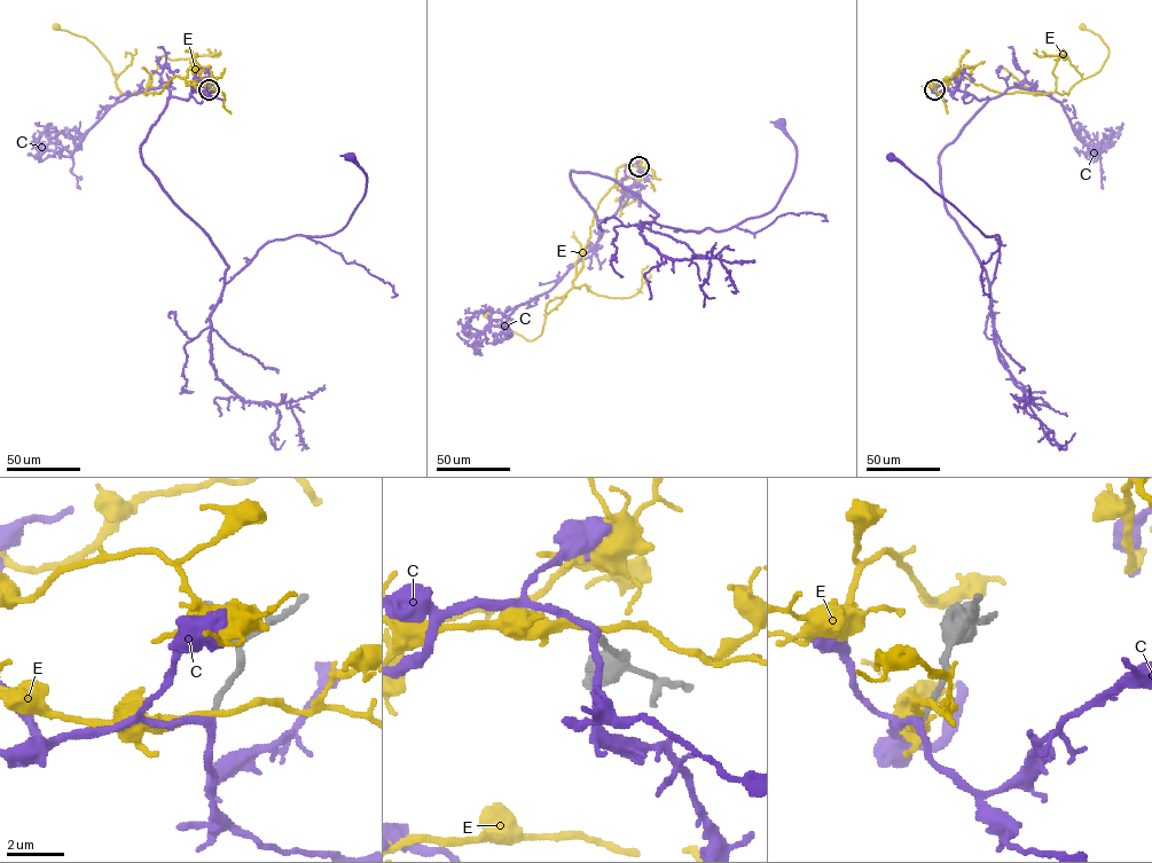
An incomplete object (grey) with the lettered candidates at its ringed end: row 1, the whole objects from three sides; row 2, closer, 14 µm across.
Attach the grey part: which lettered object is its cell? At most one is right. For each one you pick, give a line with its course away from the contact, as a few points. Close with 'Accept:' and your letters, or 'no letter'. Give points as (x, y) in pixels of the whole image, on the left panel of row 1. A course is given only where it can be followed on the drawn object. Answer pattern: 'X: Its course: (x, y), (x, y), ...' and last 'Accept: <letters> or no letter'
C: Its course: (209, 89), (171, 96), (140, 154), (228, 266), (226, 283), (268, 242), (346, 225), (366, 188), (350, 158)
Accept: C

